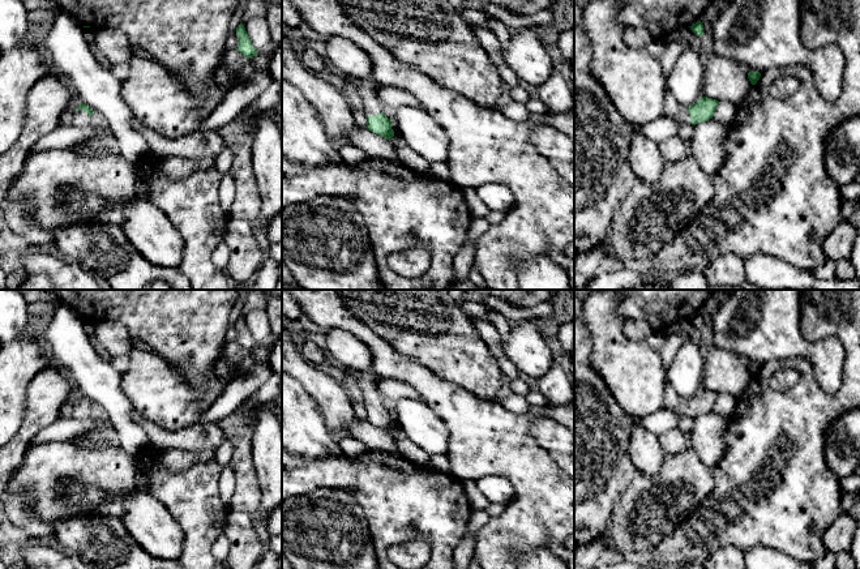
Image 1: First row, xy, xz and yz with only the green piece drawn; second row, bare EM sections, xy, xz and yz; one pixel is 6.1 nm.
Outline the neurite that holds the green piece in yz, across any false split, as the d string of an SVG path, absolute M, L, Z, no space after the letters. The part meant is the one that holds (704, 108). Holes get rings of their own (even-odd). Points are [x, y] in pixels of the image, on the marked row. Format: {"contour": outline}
{"contour": "M702 97L688 108L681 108L677 117L659 116L642 127L645 136L655 144L662 144L677 136L679 128L684 124L696 125L713 119L718 100Z"}

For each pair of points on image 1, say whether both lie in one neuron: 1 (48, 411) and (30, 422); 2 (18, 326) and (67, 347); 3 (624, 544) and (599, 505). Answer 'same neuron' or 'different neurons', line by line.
1: same neuron
2: same neuron
3: different neurons

